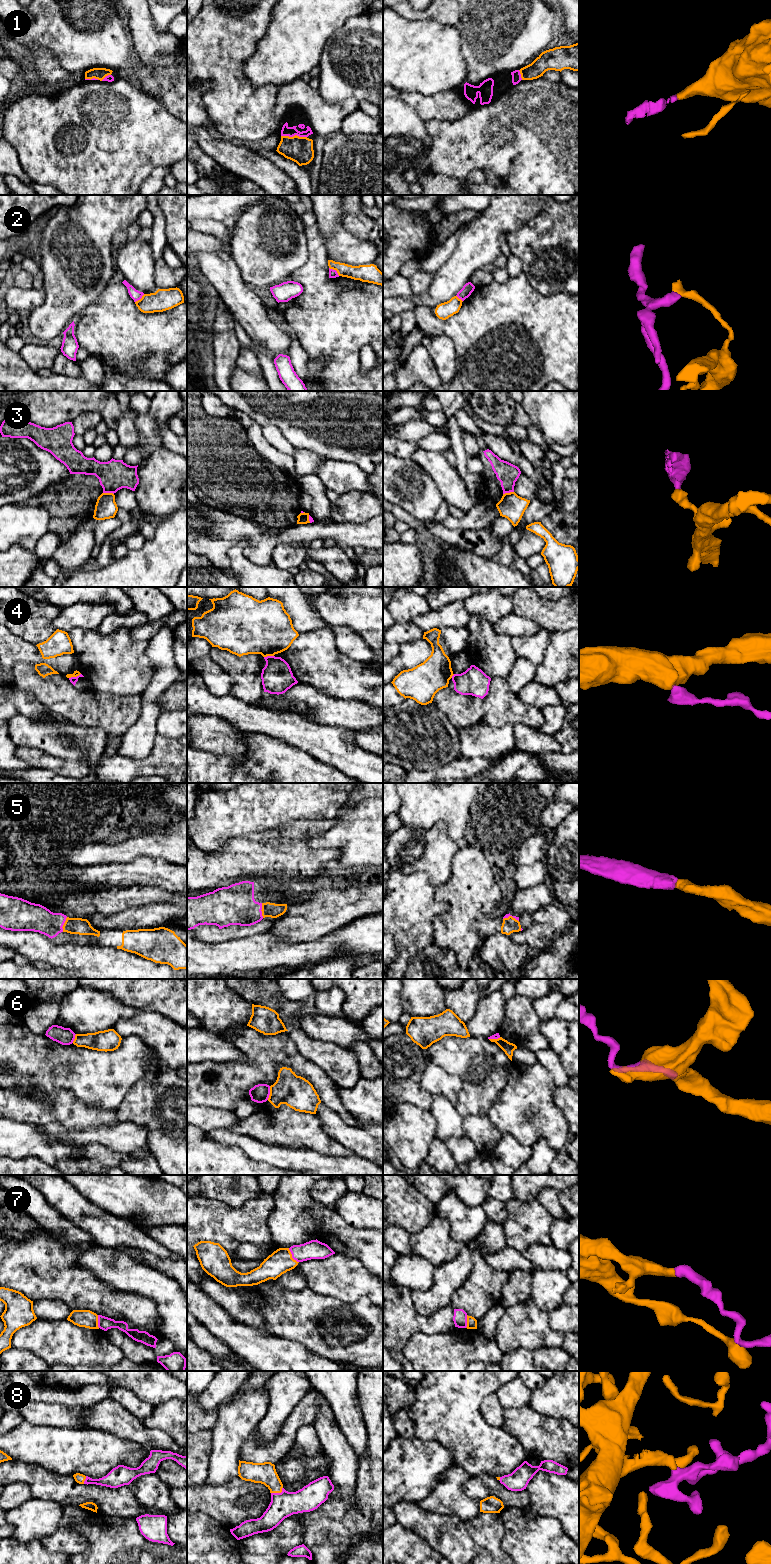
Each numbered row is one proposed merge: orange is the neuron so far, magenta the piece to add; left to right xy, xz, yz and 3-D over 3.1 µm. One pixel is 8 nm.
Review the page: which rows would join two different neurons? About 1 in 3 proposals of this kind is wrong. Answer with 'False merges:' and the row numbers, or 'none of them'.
False merges: 2, 3, 4, 6

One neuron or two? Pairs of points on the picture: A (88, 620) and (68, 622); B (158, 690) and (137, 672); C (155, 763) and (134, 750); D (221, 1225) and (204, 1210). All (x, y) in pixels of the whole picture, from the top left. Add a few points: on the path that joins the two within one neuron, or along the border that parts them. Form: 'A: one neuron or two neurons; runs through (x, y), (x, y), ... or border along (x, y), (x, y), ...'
A: one neuron; runs through (83, 620), (73, 620)
B: two neurons; border along (148, 658), (150, 662), (150, 681), (140, 695)
C: two neurons; border along (156, 736), (145, 757), (132, 759), (122, 755)
D: one neuron; runs through (217, 1221), (208, 1214)

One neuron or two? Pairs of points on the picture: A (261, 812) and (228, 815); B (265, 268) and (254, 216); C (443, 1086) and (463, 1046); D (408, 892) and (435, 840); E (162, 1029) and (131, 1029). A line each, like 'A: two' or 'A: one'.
A: one
B: one
C: two
D: two
E: one

